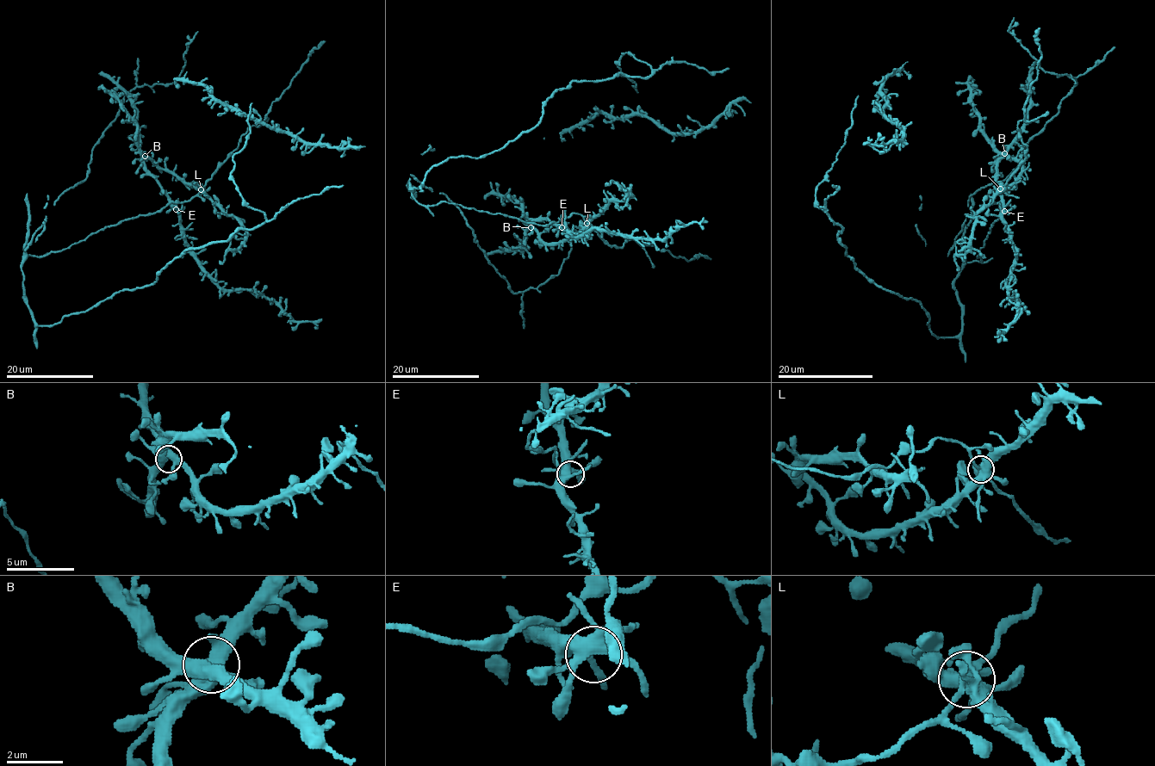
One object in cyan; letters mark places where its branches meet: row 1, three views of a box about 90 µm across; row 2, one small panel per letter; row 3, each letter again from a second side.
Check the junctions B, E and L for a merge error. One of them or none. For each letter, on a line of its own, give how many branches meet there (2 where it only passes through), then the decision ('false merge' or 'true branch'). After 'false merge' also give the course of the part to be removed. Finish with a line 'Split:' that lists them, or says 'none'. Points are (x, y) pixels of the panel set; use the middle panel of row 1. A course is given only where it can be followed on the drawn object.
B: 5 | true branch
E: 7 | true branch
L: 9 | true branch
Split: none

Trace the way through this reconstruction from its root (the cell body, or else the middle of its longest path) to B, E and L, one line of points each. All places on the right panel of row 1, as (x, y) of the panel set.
B: (928, 324), (937, 337), (962, 329), (953, 279), (965, 262), (981, 262), (1002, 215), (1004, 153)
E: (928, 324), (937, 337), (960, 331), (953, 279), (965, 262), (981, 262), (1000, 204), (1004, 211)
L: (928, 324), (937, 337), (960, 331), (953, 279), (965, 262), (981, 262), (1002, 215), (990, 201), (1000, 188)

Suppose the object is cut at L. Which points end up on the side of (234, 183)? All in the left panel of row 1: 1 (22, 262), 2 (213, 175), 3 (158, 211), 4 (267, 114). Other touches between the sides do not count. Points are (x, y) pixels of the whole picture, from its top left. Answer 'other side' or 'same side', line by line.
1: same side
2: other side
3: other side
4: other side

